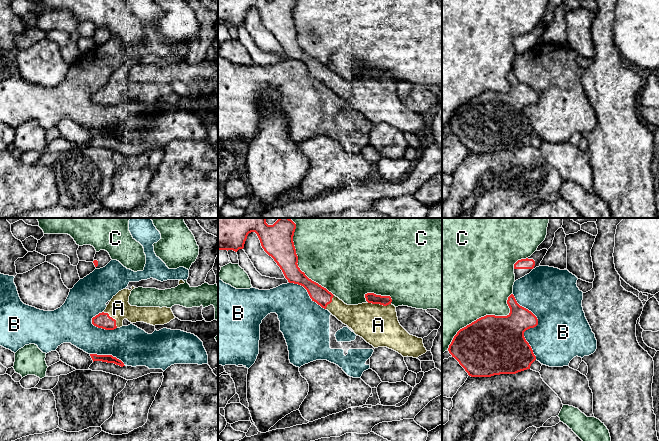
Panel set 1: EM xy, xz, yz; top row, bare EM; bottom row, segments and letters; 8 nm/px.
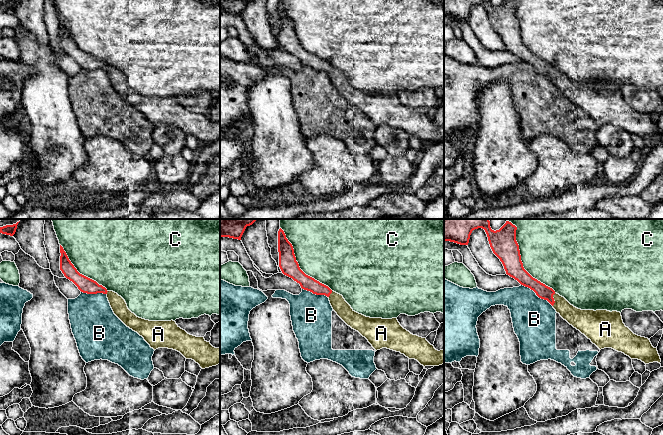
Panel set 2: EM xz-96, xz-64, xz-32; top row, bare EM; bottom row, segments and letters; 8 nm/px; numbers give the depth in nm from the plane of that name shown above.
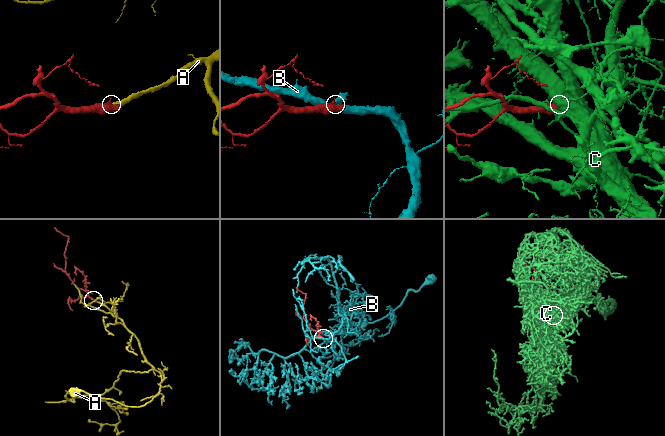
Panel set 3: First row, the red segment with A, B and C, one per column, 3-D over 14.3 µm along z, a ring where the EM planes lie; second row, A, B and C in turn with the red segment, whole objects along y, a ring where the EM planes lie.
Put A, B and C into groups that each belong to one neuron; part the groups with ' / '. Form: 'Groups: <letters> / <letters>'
Groups: A / B / C

